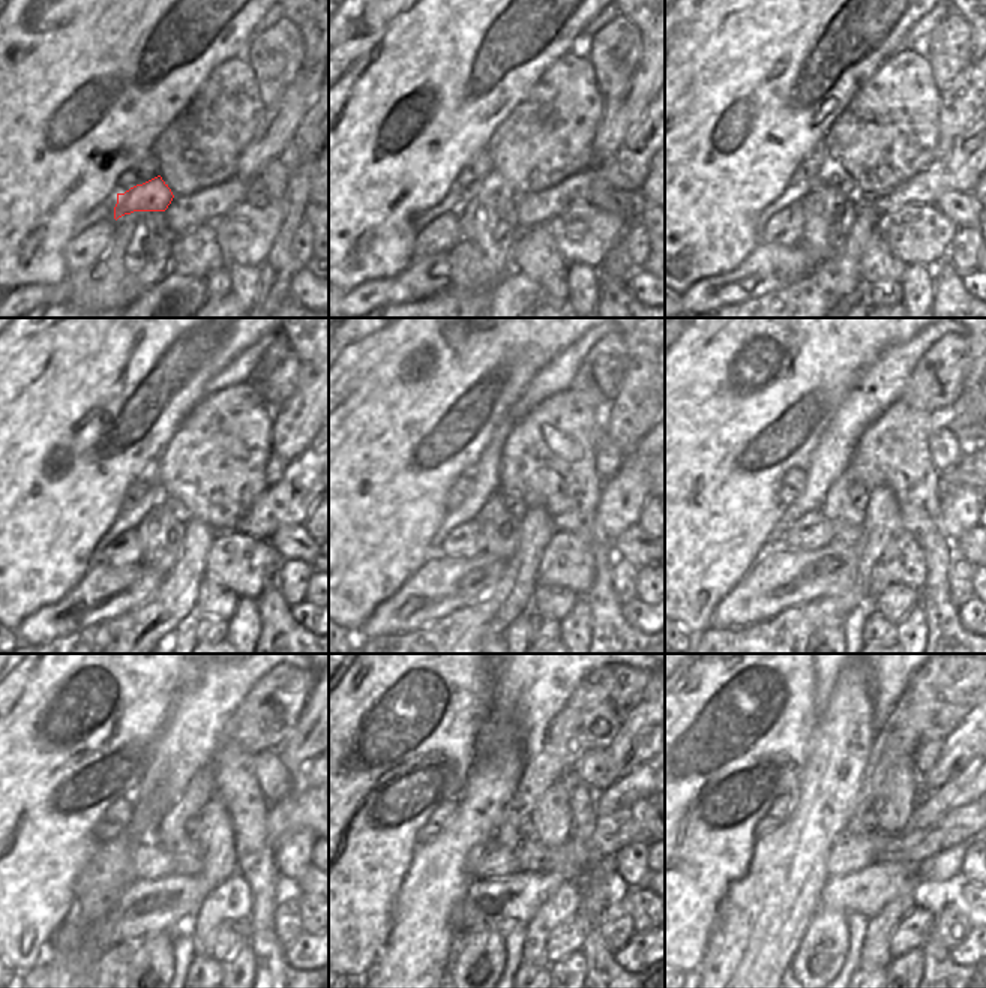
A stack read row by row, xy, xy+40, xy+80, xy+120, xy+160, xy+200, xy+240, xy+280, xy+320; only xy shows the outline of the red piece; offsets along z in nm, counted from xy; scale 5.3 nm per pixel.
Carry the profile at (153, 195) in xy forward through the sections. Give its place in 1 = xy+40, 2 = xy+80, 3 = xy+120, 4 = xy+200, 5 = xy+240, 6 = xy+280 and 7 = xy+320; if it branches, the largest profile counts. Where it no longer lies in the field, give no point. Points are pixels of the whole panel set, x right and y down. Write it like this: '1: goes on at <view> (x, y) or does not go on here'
1: goes on at xy+40 (494, 186)
2: goes on at xy+80 (830, 174)
3: goes on at xy+120 (174, 505)
4: goes on at xy+200 (859, 494)
5: goes on at xy+240 (191, 826)
6: goes on at xy+280 (527, 831)
7: goes on at xy+320 (868, 822)

